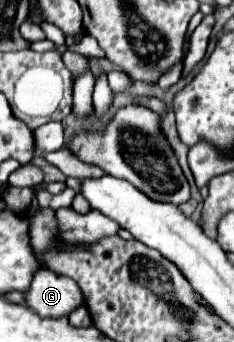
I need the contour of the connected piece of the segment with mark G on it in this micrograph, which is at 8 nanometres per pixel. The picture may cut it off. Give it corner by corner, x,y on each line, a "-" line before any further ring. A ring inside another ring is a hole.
38,269
34,273
30,287
24,291
24,299
26,299
26,305
34,313
38,313
40,317
64,317
64,315
70,315
78,305
84,303
82,295
80,295
80,289
76,287
76,283
70,277
56,275
48,269

